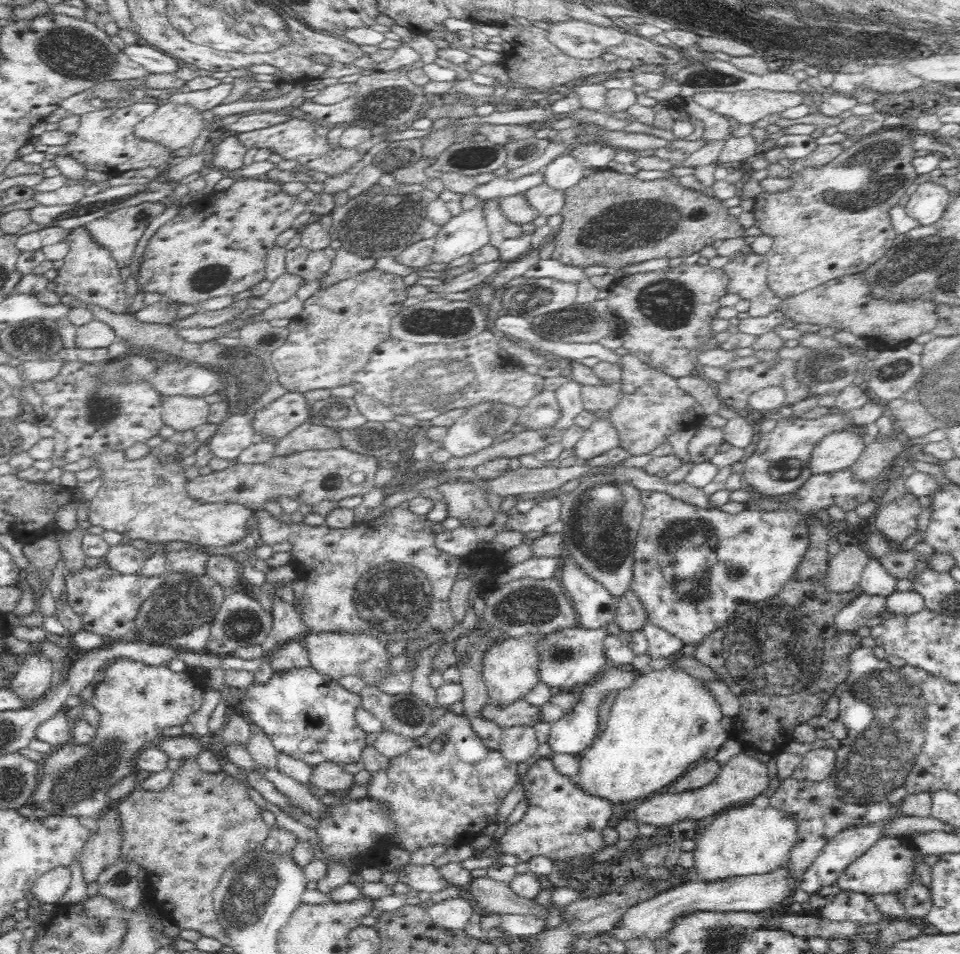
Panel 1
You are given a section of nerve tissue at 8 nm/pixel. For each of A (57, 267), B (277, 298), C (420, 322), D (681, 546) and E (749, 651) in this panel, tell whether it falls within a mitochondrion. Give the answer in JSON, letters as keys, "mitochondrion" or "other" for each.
{"A":"other","B":"other","C":"mitochondrion","D":"mitochondrion","E":"mitochondrion"}

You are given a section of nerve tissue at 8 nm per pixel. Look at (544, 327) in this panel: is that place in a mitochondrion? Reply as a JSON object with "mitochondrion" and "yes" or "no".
{"mitochondrion":"yes"}

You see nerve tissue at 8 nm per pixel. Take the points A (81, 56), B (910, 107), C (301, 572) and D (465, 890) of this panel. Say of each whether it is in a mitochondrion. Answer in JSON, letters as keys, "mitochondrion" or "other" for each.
{"A":"mitochondrion","B":"other","C":"other","D":"other"}

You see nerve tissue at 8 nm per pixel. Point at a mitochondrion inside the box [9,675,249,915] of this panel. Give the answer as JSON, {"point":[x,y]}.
{"point":[72,786]}

